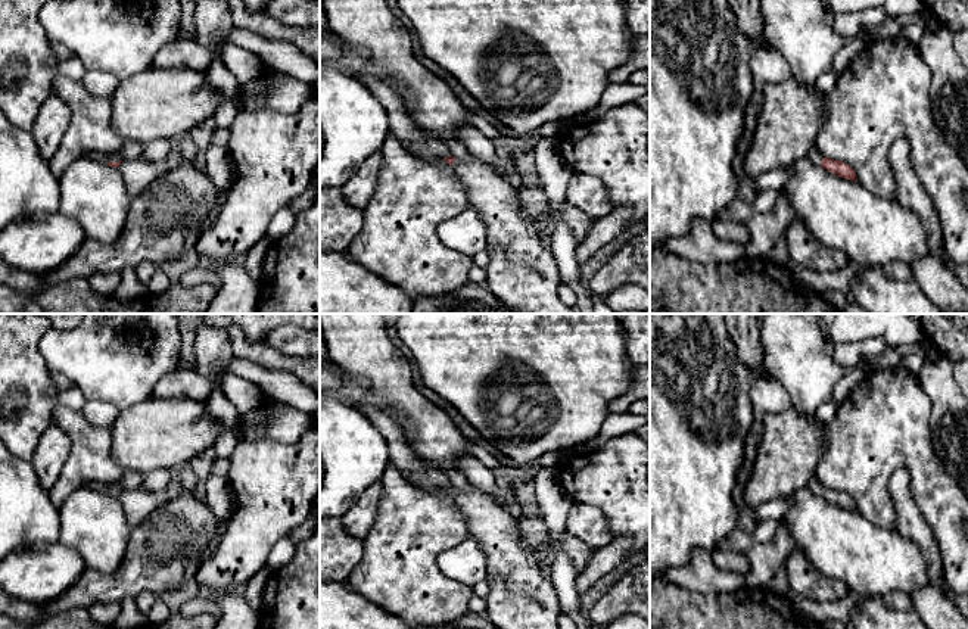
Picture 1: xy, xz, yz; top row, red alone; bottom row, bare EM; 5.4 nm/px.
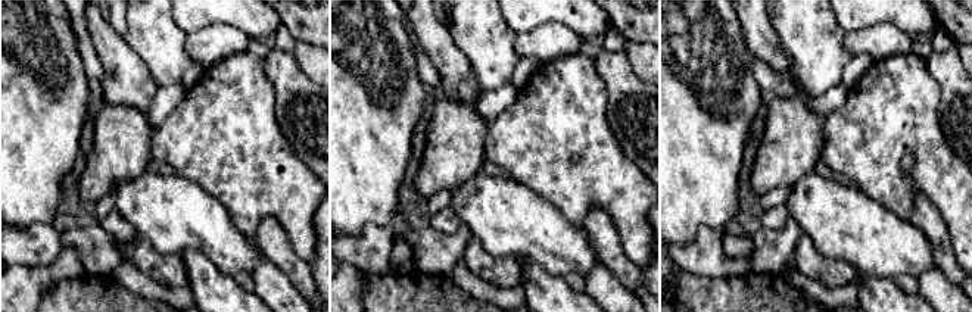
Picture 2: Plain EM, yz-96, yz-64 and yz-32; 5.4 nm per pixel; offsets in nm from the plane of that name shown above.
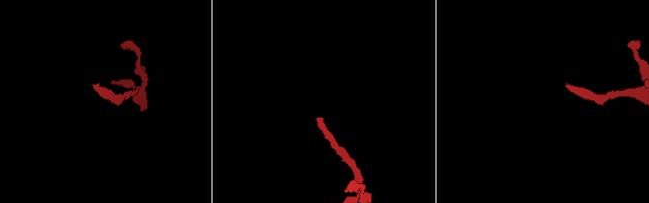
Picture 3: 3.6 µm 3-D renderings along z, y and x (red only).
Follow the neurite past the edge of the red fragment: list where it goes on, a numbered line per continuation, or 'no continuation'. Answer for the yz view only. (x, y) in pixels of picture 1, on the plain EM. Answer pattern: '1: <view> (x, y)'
1: yz (815, 486)

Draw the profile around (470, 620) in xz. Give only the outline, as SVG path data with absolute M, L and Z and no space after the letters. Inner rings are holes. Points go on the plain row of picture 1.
M467 611L454 622L438 626L421 626L414 629L497 629L486 613Z

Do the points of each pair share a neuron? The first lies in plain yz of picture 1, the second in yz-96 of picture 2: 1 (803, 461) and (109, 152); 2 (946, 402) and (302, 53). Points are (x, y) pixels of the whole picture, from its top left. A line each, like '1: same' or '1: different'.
1: same
2: different

